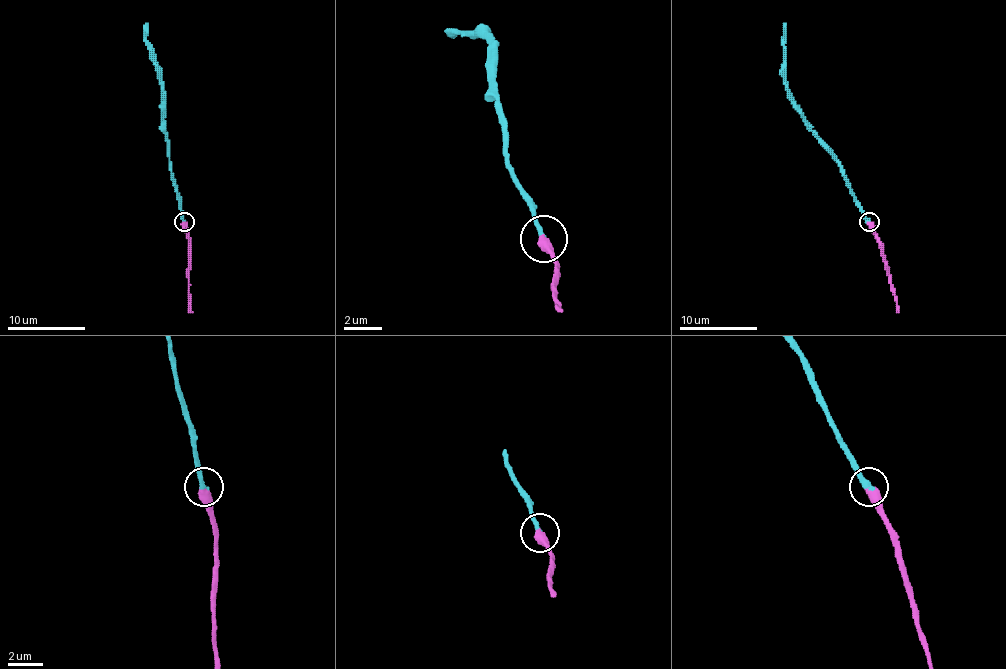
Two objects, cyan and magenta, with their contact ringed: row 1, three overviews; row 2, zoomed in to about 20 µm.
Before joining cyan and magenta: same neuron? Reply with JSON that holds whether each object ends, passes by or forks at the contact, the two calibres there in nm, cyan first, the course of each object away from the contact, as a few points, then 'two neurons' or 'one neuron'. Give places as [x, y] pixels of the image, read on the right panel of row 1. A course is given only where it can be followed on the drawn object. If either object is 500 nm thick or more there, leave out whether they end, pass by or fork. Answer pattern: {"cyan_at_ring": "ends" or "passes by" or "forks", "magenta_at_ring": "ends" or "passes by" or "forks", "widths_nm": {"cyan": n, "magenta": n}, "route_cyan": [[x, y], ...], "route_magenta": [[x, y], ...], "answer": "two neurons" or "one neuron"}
{"cyan_at_ring": "ends", "magenta_at_ring": "ends", "widths_nm": {"cyan": 320, "magenta": 480}, "route_cyan": [[869, 222], [840, 162], [811, 128], [787, 87], [785, 23]], "route_magenta": [[869, 222], [879, 244], [899, 312]], "answer": "one neuron"}

